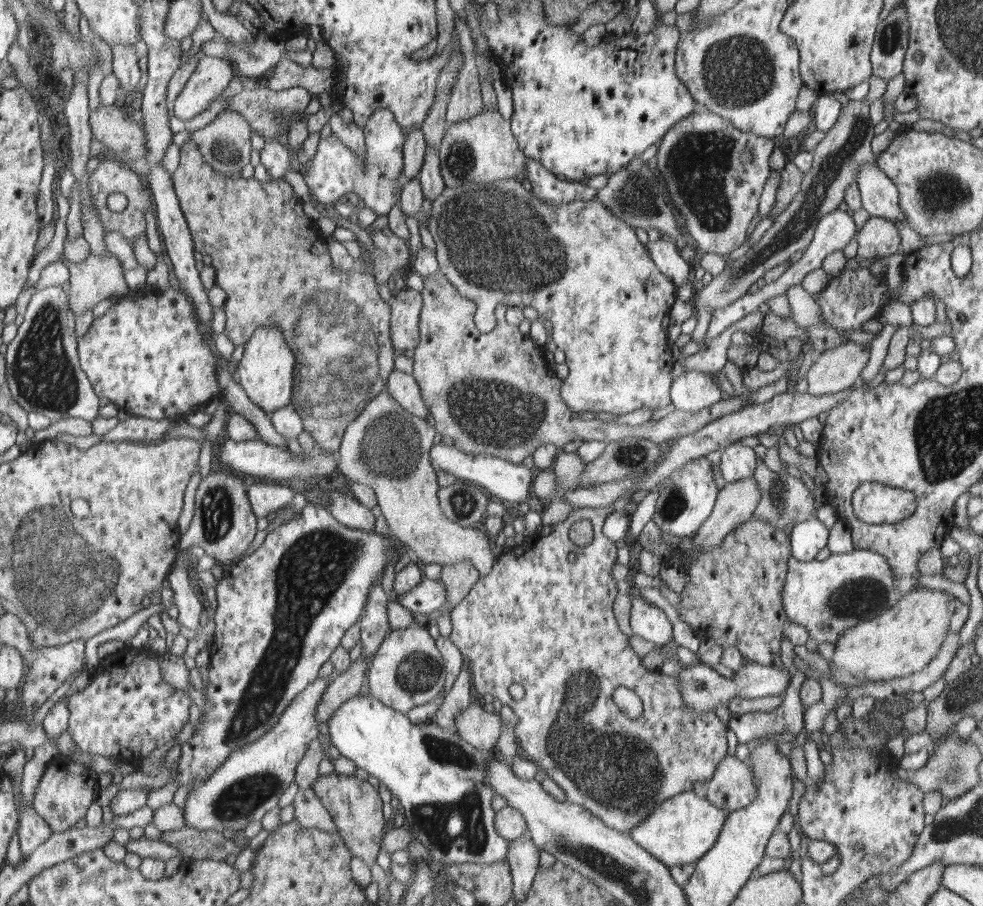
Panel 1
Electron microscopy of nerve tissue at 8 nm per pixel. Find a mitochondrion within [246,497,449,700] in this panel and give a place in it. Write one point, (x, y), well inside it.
(416, 672)

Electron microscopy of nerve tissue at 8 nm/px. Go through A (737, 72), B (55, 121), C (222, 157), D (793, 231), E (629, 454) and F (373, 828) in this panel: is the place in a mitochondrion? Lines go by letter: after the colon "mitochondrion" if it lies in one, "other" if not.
A: mitochondrion
B: other
C: mitochondrion
D: mitochondrion
E: mitochondrion
F: other

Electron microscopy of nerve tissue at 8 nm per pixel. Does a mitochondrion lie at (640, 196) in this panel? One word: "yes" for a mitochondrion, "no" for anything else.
yes

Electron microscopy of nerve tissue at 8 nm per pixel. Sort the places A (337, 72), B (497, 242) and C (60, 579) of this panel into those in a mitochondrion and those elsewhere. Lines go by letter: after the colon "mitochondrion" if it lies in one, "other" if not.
A: other
B: mitochondrion
C: mitochondrion

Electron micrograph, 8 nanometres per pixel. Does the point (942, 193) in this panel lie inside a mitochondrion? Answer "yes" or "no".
yes

